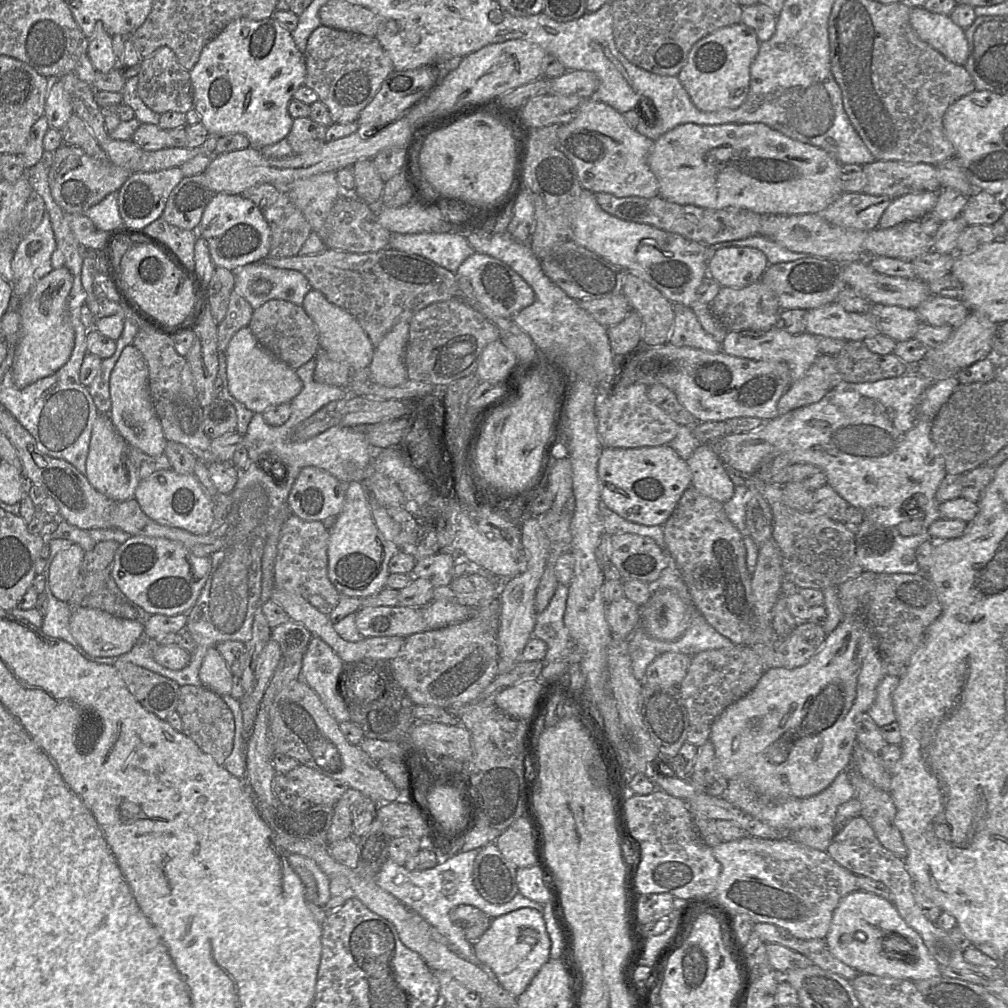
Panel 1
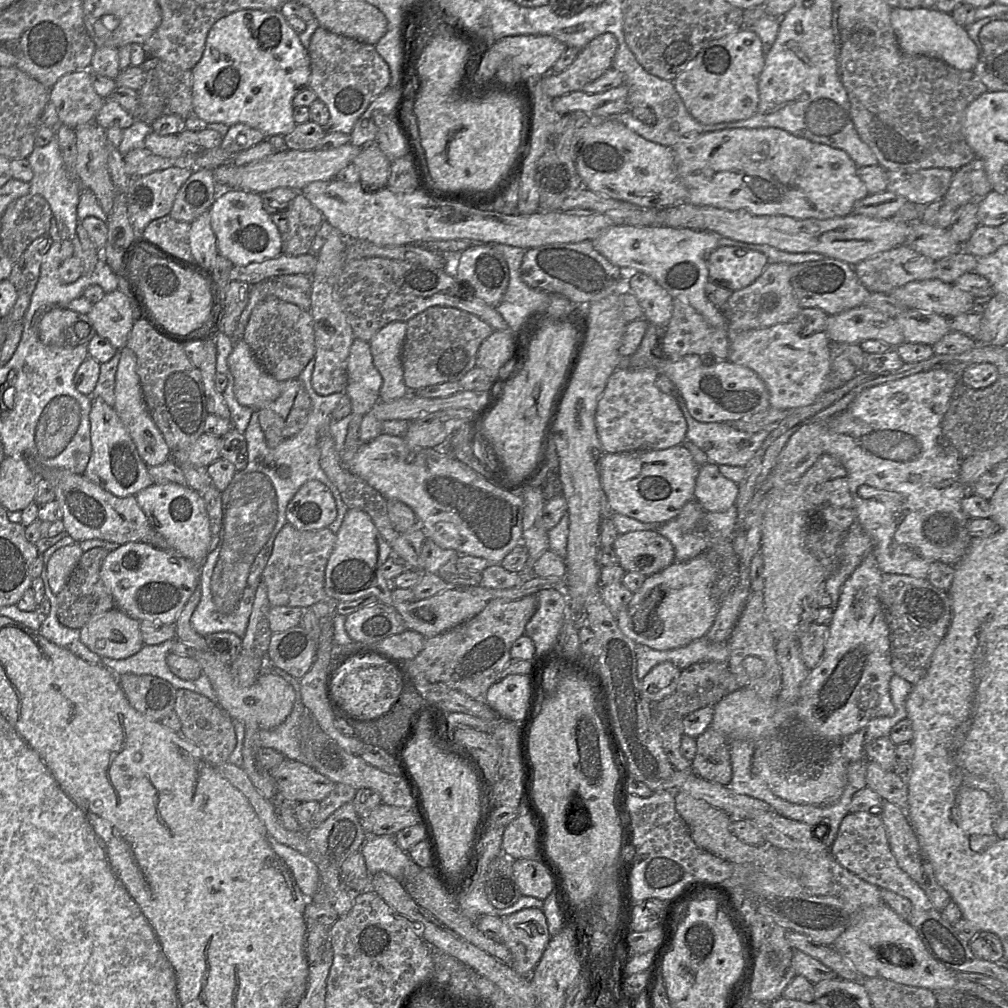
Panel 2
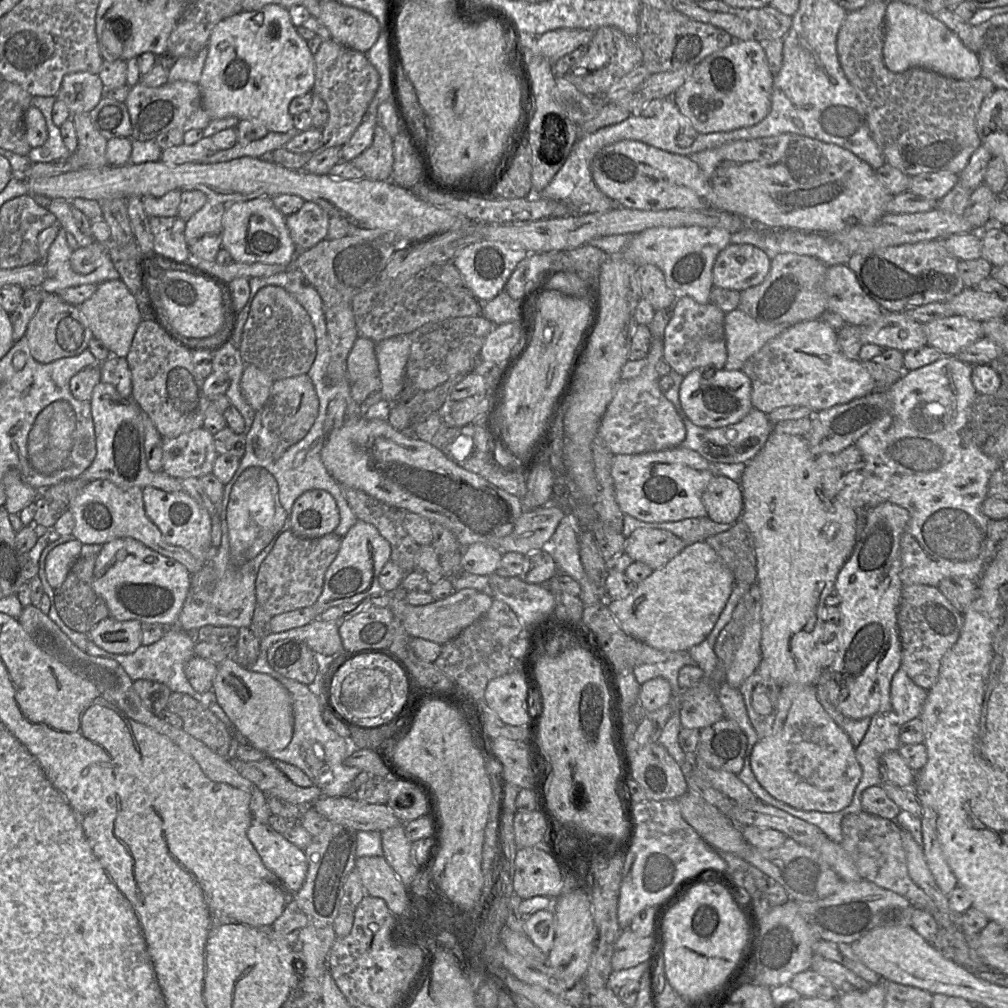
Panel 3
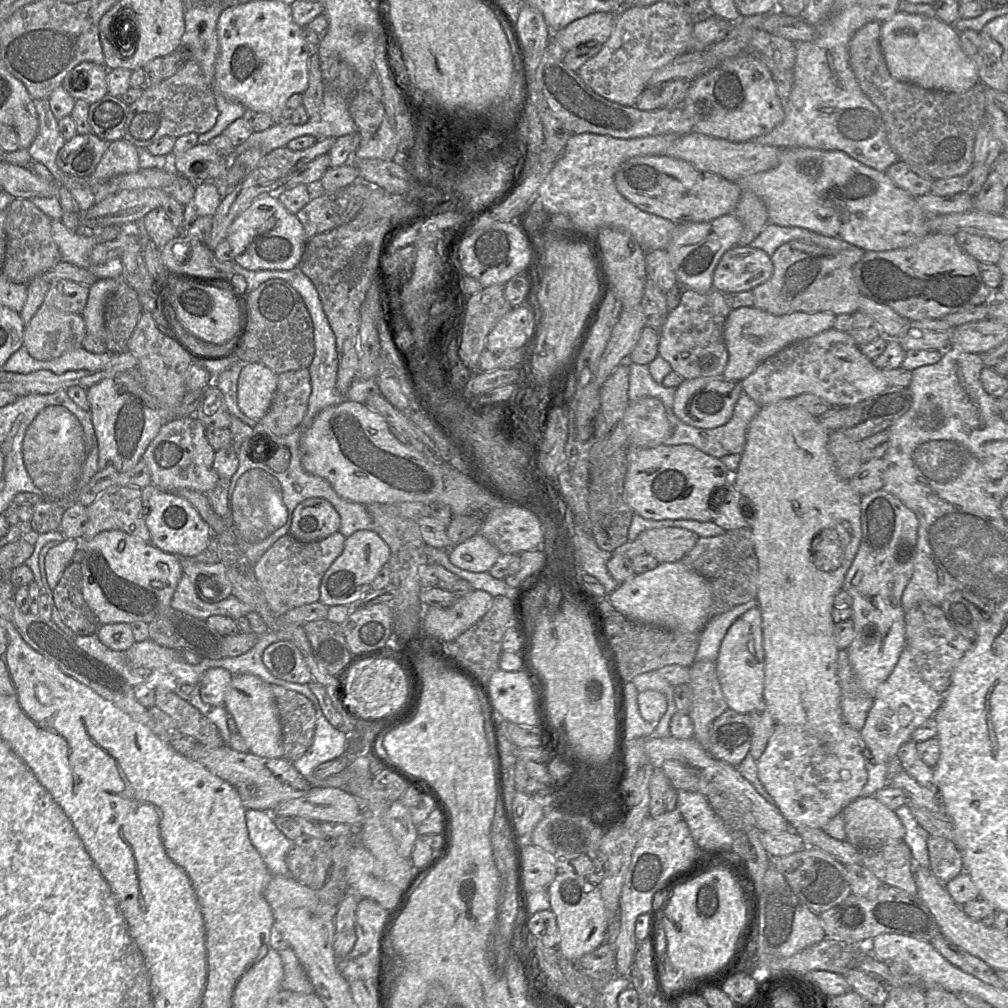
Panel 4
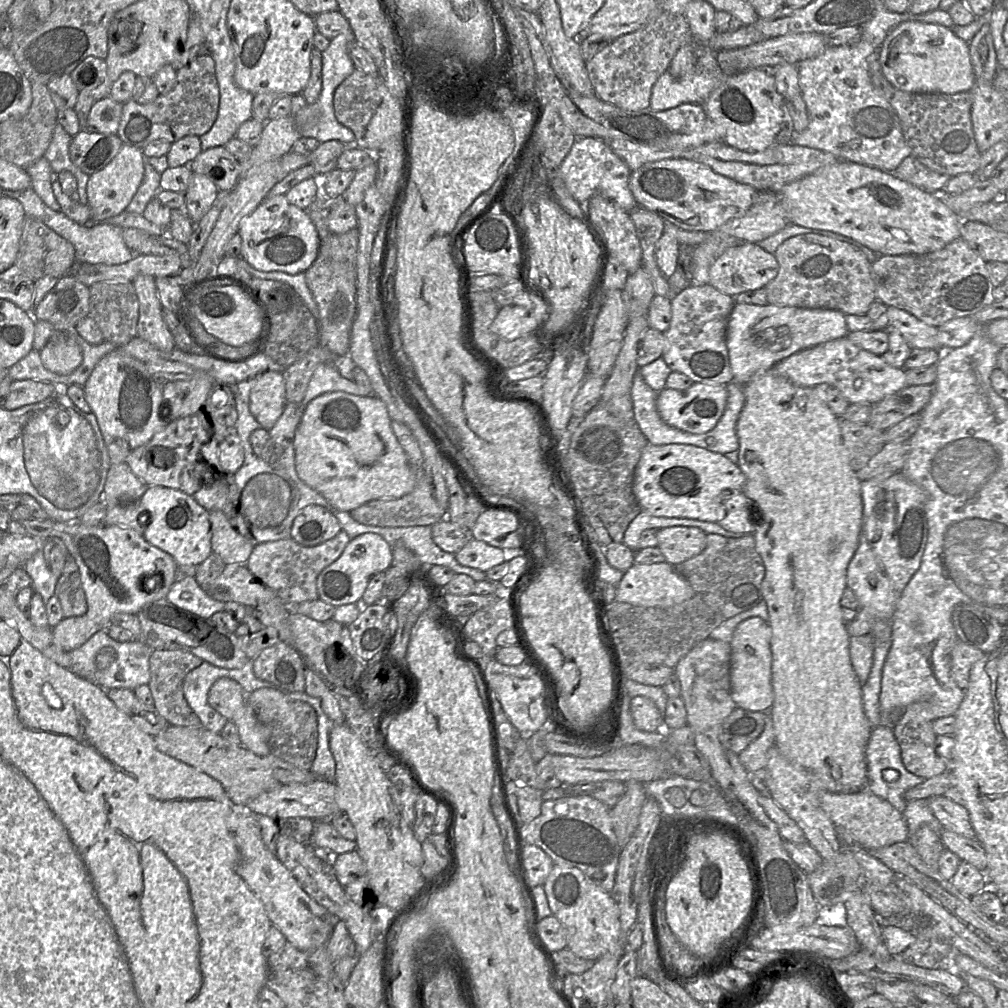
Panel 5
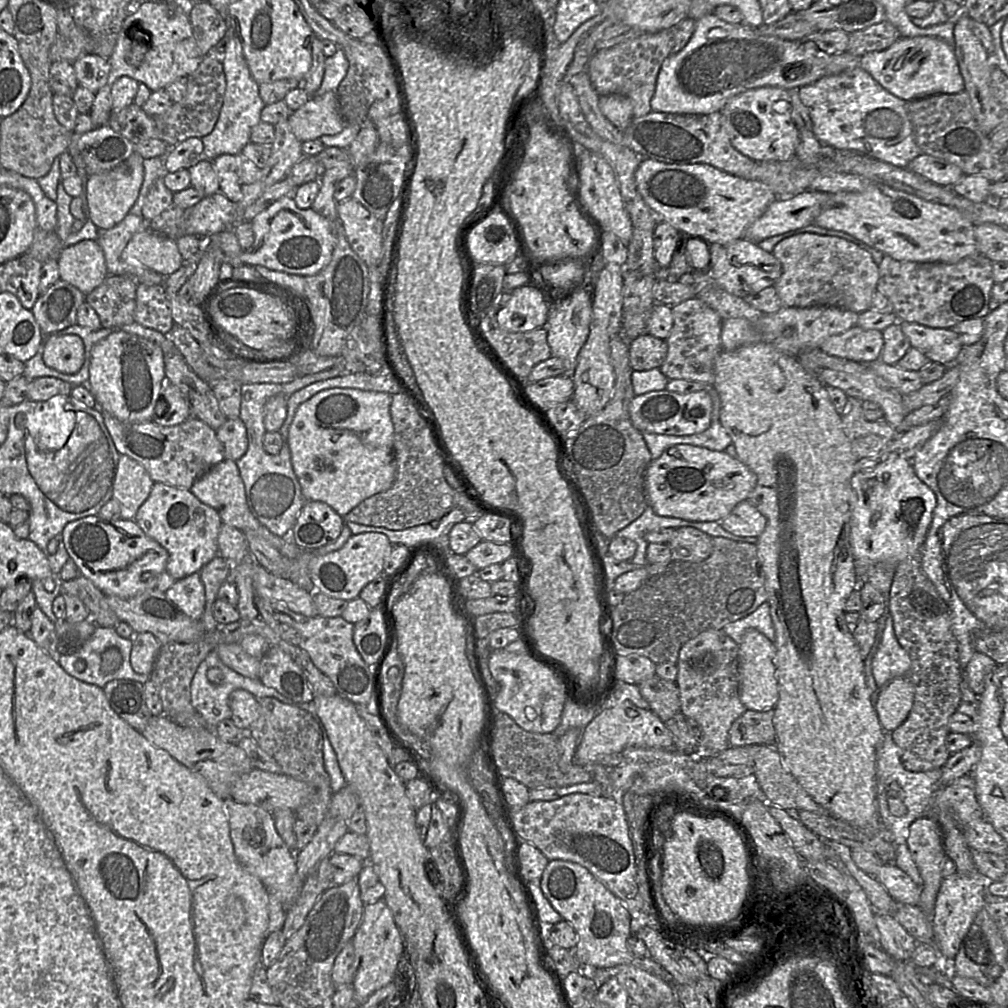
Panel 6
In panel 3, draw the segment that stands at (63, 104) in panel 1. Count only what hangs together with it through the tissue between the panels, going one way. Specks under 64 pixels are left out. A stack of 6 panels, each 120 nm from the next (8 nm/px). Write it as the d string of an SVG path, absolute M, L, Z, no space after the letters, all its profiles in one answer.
M74 72L63 77L55 97L66 104L72 115L89 113L100 102L103 88L104 85L97 74Z

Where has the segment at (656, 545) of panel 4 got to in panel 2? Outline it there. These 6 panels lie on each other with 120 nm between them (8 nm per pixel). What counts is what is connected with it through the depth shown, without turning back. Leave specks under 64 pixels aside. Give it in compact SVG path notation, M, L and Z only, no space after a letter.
M654 530L619 534L613 548L625 571L644 576L655 574L675 561L670 541Z

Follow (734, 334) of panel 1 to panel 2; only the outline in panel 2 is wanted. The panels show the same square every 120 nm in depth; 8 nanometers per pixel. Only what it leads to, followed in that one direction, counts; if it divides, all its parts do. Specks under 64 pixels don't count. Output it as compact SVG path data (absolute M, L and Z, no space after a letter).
M786 322L737 332L730 340L728 360L753 370L762 379L769 392L770 408L790 410L810 405L825 392L824 383L831 367L830 349L831 341L825 331L803 336L797 331L795 322Z

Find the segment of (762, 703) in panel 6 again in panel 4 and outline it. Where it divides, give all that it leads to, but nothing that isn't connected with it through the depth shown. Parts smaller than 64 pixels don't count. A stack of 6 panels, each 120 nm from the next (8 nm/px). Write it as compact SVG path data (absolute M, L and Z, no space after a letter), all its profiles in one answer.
M758 606L745 612L731 625L720 646L716 669L729 709L750 713L764 701L765 652L762 614Z

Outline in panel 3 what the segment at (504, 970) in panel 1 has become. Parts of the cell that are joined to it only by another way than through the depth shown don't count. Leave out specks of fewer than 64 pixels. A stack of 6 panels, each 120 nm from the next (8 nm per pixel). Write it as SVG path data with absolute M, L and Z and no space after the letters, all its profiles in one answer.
M551 909L536 911L524 921L524 934L543 954L547 955L554 938L554 915Z

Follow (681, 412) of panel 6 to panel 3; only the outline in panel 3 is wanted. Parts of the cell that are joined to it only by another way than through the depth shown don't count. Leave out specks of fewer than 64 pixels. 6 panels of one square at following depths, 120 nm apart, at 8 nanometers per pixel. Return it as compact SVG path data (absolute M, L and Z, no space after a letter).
M722 368L715 370L711 376L710 371L703 372L702 369L694 369L682 379L679 388L679 400L688 419L700 427L718 428L736 423L753 409L751 402L751 381L742 370L726 370Z

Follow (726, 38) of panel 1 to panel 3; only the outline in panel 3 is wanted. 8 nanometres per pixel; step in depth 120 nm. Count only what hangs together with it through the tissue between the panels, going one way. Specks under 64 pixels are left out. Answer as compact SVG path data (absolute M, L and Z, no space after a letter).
M734 40L696 64L692 75L674 92L672 99L696 131L729 132L753 126L766 117L771 106L773 78L758 41Z

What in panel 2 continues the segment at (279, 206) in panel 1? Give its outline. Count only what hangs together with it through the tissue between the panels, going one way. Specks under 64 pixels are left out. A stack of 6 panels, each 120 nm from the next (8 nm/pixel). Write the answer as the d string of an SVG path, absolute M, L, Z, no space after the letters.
M300 192L288 207L271 215L282 241L282 253L298 256L310 253L316 233L325 220L320 211Z

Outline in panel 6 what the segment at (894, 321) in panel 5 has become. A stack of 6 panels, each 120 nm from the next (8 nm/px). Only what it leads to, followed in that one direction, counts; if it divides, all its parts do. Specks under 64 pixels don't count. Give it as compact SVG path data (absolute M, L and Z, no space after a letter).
M898 322L911 347L917 348L931 362L949 366L957 360L963 349L958 335L951 328L932 328L918 323Z

